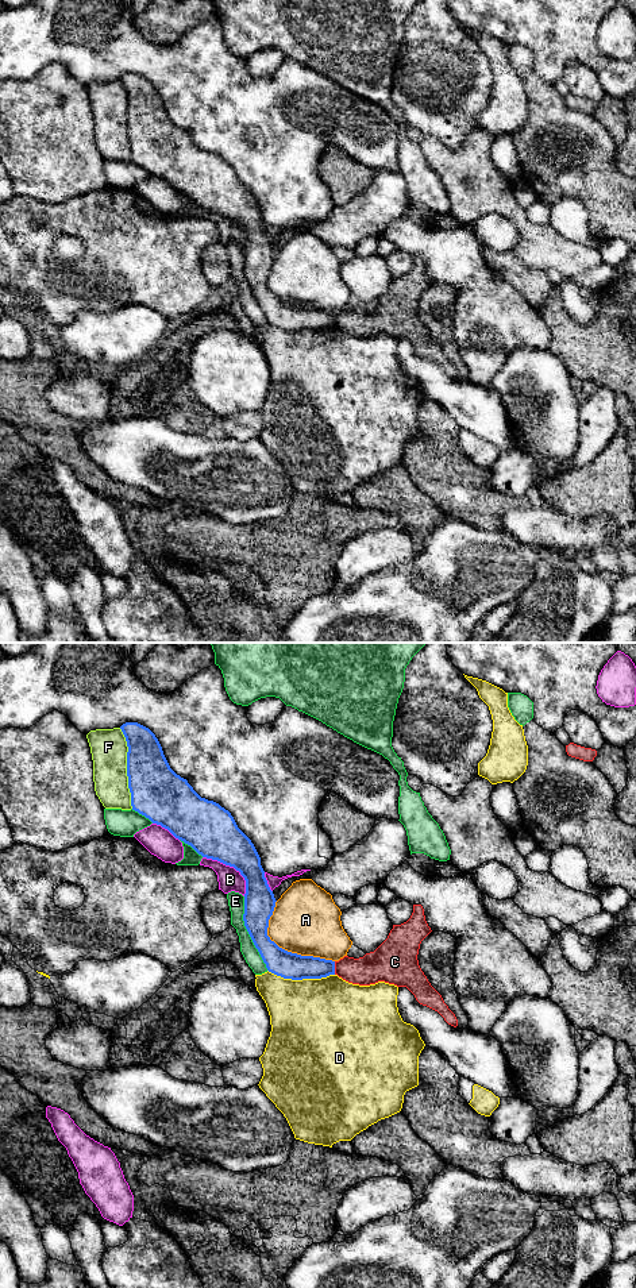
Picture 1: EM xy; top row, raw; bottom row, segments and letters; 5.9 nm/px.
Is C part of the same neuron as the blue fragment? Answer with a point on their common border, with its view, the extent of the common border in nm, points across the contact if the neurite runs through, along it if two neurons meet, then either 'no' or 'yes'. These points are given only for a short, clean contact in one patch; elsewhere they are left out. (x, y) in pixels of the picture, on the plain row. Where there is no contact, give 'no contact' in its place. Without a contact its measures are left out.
contact xy (334, 320); length 80 nm; border xy (334, 313), (335, 326); no

